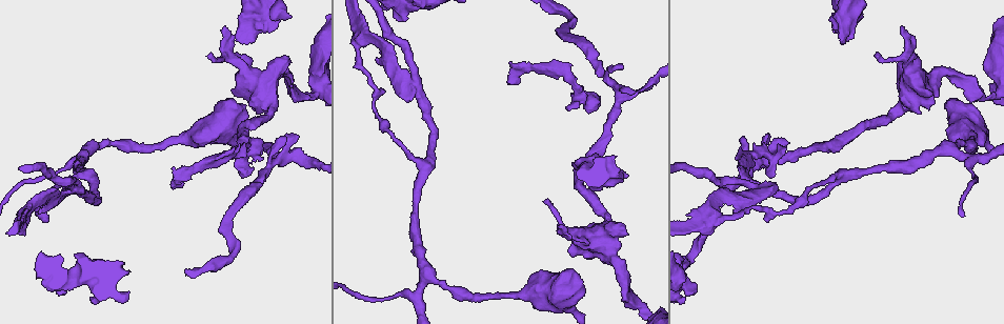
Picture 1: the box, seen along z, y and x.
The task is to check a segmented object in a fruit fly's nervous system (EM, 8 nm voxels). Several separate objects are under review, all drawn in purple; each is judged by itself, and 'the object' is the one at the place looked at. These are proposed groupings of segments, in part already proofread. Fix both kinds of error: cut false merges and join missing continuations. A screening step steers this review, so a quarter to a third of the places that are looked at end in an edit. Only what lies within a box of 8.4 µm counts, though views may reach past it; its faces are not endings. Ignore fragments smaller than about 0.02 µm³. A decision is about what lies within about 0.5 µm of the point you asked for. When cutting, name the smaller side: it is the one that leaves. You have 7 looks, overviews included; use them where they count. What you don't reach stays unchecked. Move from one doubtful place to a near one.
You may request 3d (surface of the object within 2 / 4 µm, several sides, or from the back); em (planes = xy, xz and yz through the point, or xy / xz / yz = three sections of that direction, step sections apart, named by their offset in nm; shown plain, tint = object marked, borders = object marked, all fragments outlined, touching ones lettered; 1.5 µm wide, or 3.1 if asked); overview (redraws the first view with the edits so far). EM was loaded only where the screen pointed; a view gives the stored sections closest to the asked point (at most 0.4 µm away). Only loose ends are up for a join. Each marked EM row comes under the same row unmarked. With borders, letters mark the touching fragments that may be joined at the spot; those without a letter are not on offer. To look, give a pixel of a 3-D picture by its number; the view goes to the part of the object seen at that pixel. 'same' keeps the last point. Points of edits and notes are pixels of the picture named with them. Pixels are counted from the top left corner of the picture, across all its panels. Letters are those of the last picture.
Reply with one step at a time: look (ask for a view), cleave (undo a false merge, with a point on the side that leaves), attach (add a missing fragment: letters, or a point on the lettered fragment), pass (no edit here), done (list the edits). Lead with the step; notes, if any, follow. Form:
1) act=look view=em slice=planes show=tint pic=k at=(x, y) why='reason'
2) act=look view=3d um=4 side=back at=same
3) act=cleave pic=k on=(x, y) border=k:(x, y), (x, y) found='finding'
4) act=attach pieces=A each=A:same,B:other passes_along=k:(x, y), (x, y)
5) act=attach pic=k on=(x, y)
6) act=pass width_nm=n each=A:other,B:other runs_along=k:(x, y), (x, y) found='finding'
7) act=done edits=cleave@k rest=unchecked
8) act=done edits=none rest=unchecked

act=look view=em slice=planes show=tint pic=1 at=(224, 221)

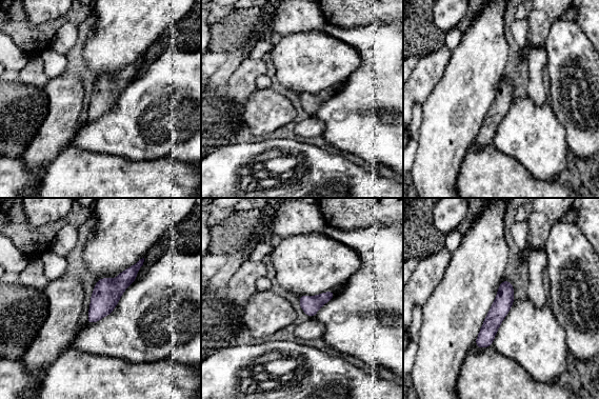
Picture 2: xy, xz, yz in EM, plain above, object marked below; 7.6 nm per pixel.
act=look view=em slice=planes show=borders at=same

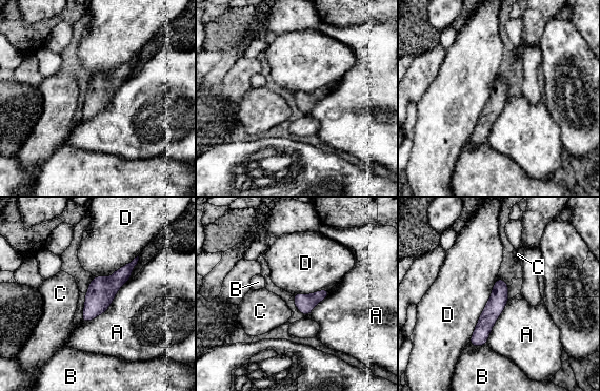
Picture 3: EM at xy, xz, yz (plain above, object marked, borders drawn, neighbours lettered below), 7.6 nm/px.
act=pass each=A:other,B:other,C:other,D:other runs_along=3:(133, 264), (98, 299), (85, 319) found='continuous, no second cell'

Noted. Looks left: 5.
act=look view=3d um=4 pic=1 at=(306, 98) why='abrupt turn'

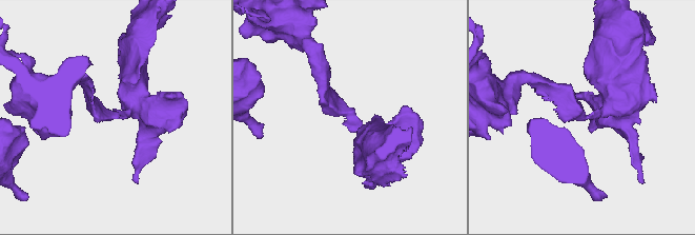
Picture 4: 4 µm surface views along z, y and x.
act=look view=em slice=yz step=8 show=tint pic=4 at=(113, 117)

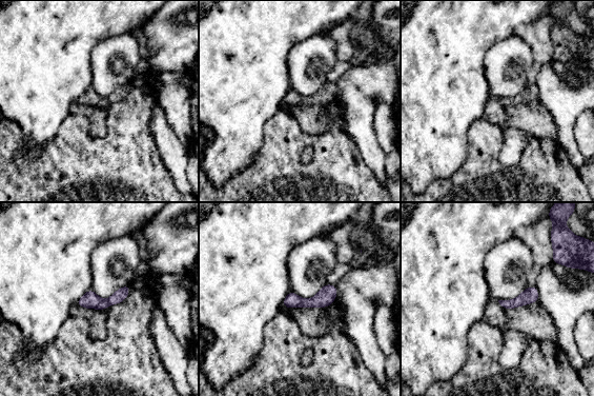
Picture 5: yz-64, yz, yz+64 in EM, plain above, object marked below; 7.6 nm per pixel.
act=look view=em slice=planes show=borders at=same

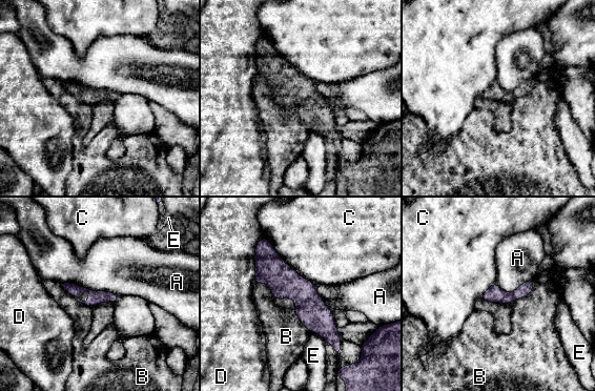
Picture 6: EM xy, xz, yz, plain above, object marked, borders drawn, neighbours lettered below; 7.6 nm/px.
act=pass each=A:other,B:other,C:other,D:other,E:other runs_along=6:(265, 246), (337, 347) found='one cell here'

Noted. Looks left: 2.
act=look view=3d um=2 pic=1 at=(879, 57) why='tapers out'

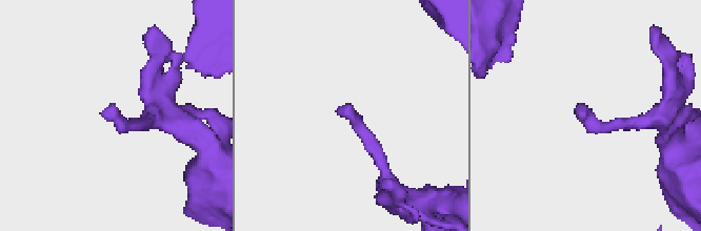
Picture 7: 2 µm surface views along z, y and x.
act=look view=em slice=planes show=borders pic=7 at=(337, 110) why='now the EM'

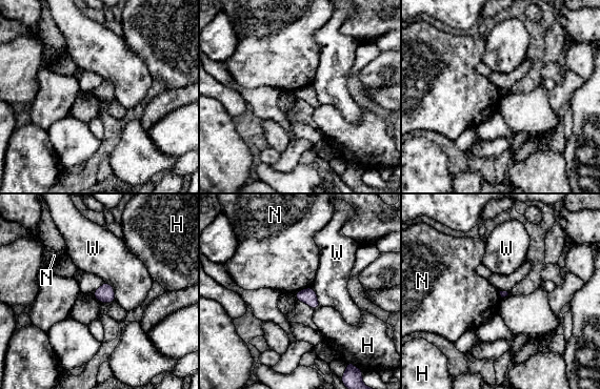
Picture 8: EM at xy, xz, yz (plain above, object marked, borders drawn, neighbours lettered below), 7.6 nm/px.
act=pass each=H:other,N:other,W:other border=8:(311, 286), (294, 293) found='no lettered fragment goes on from it'

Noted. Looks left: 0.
act=done edits=none rest=unchecked

